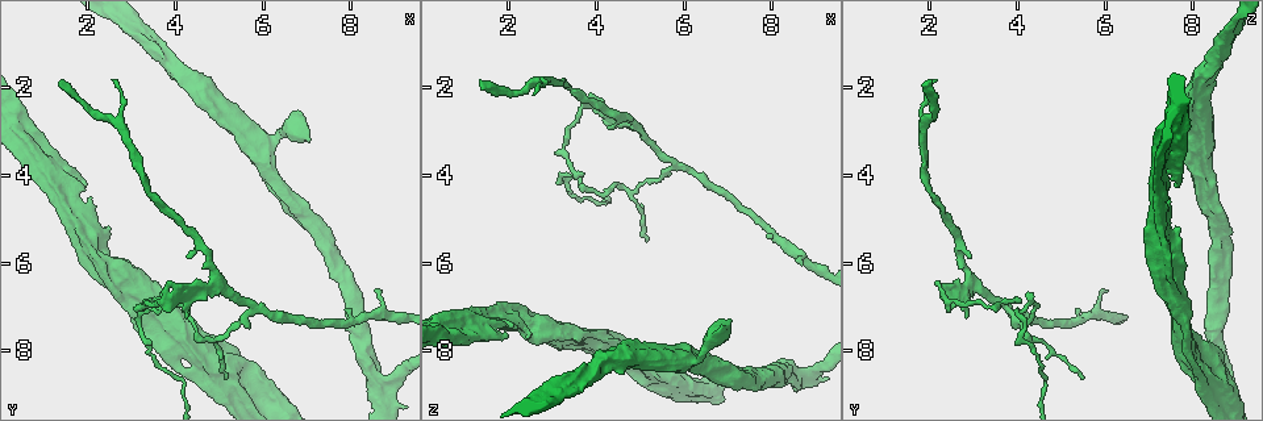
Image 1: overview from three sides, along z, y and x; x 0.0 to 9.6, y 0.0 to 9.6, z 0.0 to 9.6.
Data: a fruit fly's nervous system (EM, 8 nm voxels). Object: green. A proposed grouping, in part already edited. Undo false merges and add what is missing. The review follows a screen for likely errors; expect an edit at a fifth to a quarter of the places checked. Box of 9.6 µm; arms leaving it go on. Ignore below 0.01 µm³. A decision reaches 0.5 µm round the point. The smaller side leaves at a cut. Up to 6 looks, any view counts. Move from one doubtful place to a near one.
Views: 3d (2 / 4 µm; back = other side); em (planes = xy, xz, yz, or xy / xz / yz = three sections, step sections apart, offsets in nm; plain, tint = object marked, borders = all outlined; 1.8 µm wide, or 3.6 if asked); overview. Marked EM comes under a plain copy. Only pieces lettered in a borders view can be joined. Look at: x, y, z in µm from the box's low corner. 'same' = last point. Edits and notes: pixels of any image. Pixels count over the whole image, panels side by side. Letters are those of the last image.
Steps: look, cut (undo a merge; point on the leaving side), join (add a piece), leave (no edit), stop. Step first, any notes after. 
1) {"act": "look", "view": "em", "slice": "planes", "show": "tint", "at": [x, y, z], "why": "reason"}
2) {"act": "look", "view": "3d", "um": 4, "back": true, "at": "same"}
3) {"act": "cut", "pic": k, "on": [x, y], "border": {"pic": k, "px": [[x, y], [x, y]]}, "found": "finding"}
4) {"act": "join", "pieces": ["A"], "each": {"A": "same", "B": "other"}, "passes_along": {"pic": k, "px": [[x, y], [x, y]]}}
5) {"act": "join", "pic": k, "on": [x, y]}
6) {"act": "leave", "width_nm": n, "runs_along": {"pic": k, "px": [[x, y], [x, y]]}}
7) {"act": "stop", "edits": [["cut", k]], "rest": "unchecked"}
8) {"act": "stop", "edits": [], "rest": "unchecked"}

{"act": "look", "view": "3d", "um": 2, "at": [8.60, 8.65, 8.55]}

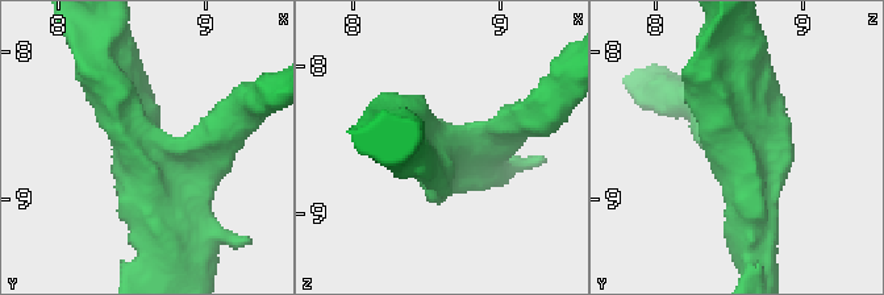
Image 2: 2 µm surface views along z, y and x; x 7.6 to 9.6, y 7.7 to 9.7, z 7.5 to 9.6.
{"act": "look", "view": "em", "um": 3.6, "slice": "xz", "step": 4, "show": "borders", "at": [8.60, 8.68, 8.50], "arms": 3, "arm_widths_nm": [280, 280, 340]}

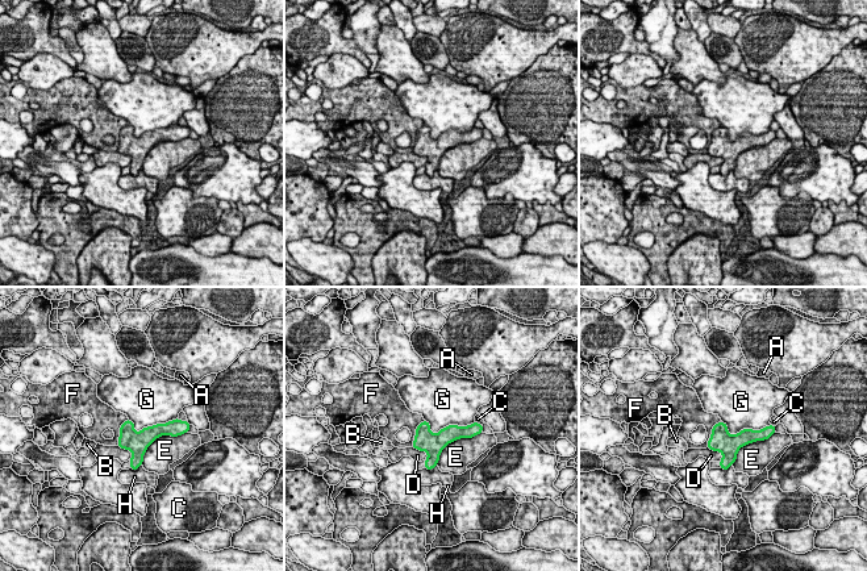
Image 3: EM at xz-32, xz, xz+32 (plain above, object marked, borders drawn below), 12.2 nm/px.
{"act": "look", "view": "em", "um": 3.6, "slice": "planes", "show": "borders", "at": "same"}

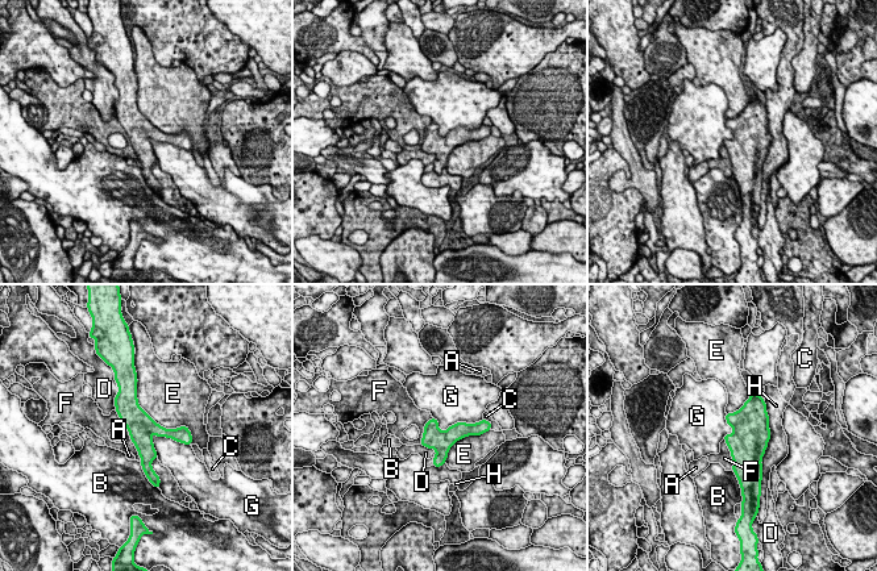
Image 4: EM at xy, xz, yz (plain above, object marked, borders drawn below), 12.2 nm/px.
{"act": "leave", "longest_contact_nm": ["E", 850], "each": {"A": "other", "B": "other", "C": "other", "D": "other", "E": "other", "F": "other", "G": "other", "H": "other"}, "found": "continuous, no second neuron"}

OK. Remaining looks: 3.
{"act": "look", "view": "em", "slice": "planes", "show": "borders", "at": [0.70, 3.35, 7.30], "why": "sharp bend"}

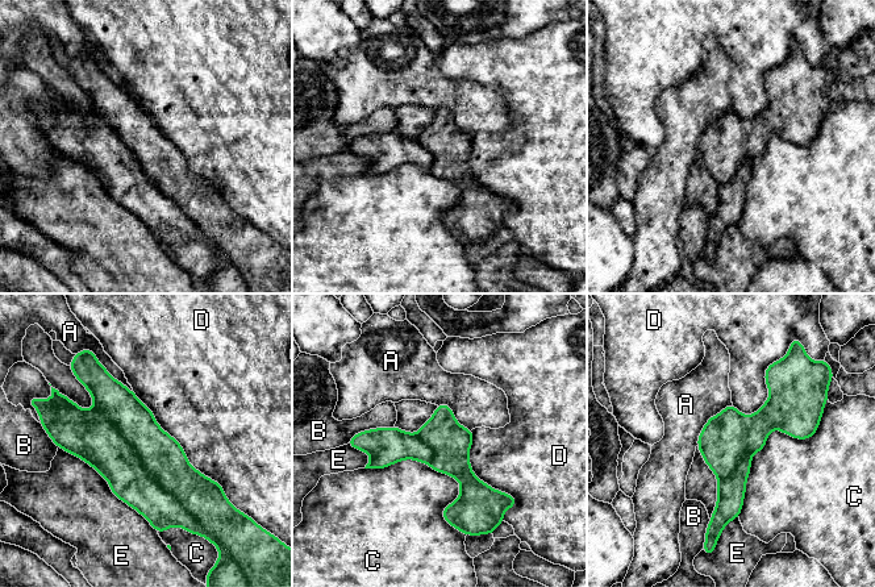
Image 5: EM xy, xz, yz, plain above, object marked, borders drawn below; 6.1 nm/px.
{"act": "leave", "longest_contact_nm": ["D", 850], "each": {"A": "other", "B": "other", "C": "other", "D": "other", "E": "other"}, "found": "one neuron here"}

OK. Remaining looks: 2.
{"act": "look", "view": "em", "slice": "yz", "step": 16, "show": "borders", "at": [2.65, 6.05, 7.45], "why": "sudden change in width"}

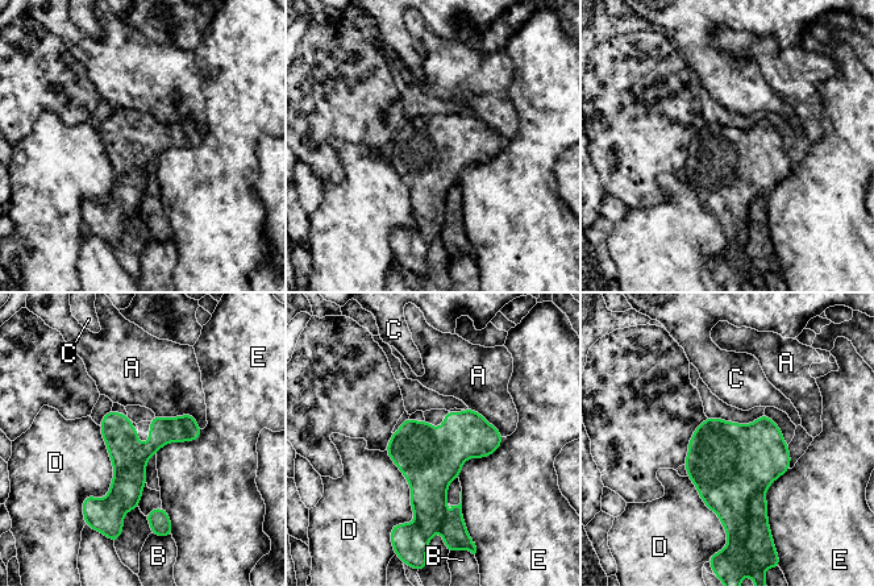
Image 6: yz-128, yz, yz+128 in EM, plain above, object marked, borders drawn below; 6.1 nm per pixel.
{"act": "leave", "width_nm": 200, "each": {"A": "other", "B": "other", "C": "other", "D": "other", "E": "other"}, "border": {"pic": 6, "px": [[503, 437], [458, 478]]}, "found": "continuous, no second neuron"}

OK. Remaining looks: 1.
{"act": "stop", "edits": [], "rest": "unchecked"}

